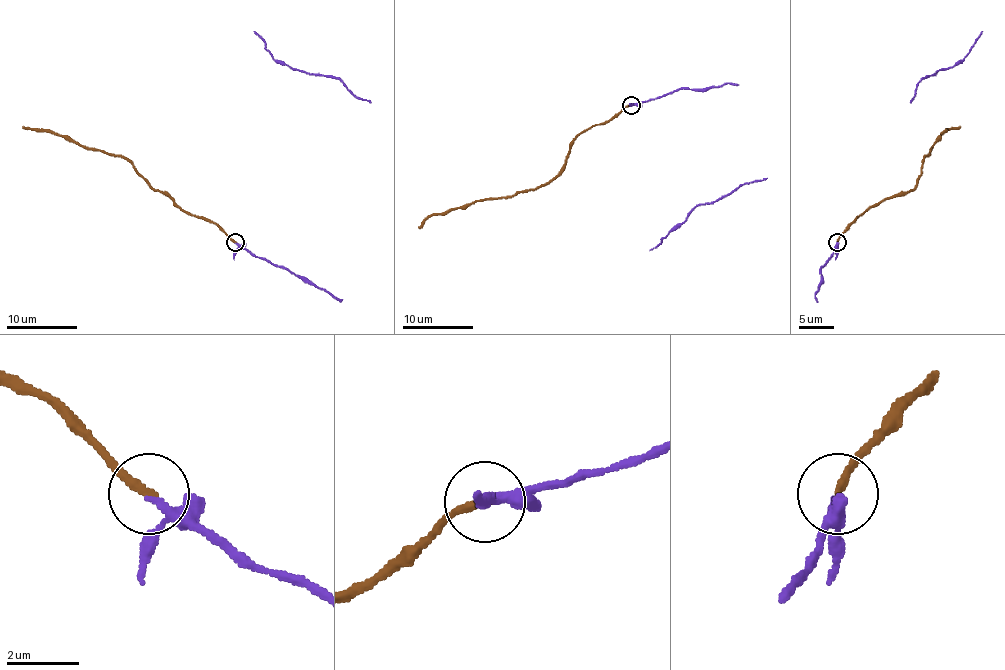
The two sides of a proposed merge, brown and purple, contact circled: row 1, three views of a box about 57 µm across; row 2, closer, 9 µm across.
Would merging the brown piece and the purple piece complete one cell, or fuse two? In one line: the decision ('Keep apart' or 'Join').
Join

